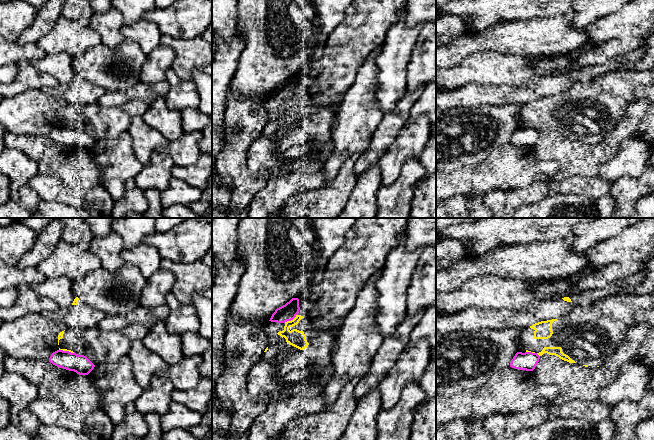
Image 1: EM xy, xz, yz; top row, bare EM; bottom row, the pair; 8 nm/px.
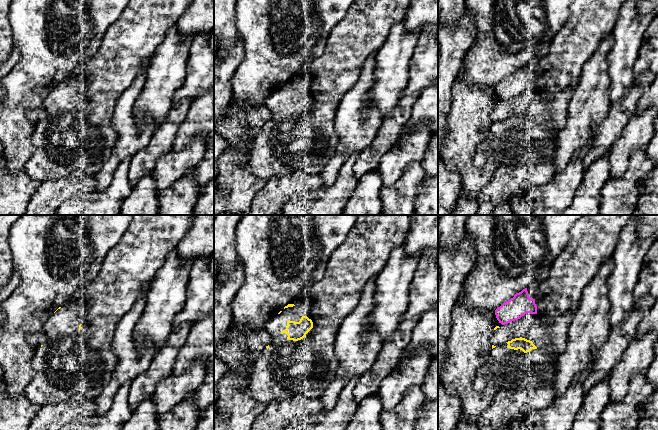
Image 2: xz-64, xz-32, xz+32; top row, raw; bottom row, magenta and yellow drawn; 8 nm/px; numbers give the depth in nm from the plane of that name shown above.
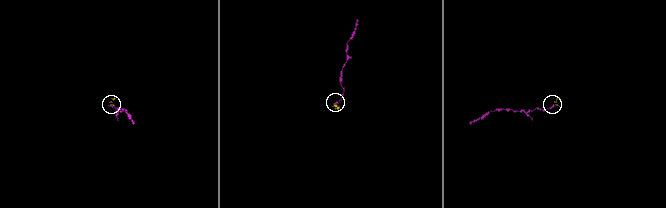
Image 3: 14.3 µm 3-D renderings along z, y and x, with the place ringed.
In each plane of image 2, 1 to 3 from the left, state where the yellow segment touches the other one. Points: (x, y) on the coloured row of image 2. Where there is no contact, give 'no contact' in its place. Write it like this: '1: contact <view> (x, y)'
1: no contact
2: no contact
3: no contact

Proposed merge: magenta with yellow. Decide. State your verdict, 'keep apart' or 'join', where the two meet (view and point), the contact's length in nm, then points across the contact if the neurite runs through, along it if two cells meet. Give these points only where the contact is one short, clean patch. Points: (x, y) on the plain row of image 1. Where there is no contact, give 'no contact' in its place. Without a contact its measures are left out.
join; meets magenta in xz at (290, 96); contact 120 nm long

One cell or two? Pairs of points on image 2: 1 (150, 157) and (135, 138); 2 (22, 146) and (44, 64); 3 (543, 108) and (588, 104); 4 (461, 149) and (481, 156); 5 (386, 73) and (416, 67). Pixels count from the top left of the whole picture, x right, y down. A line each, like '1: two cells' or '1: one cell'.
1: two cells
2: one cell
3: two cells
4: two cells
5: two cells

